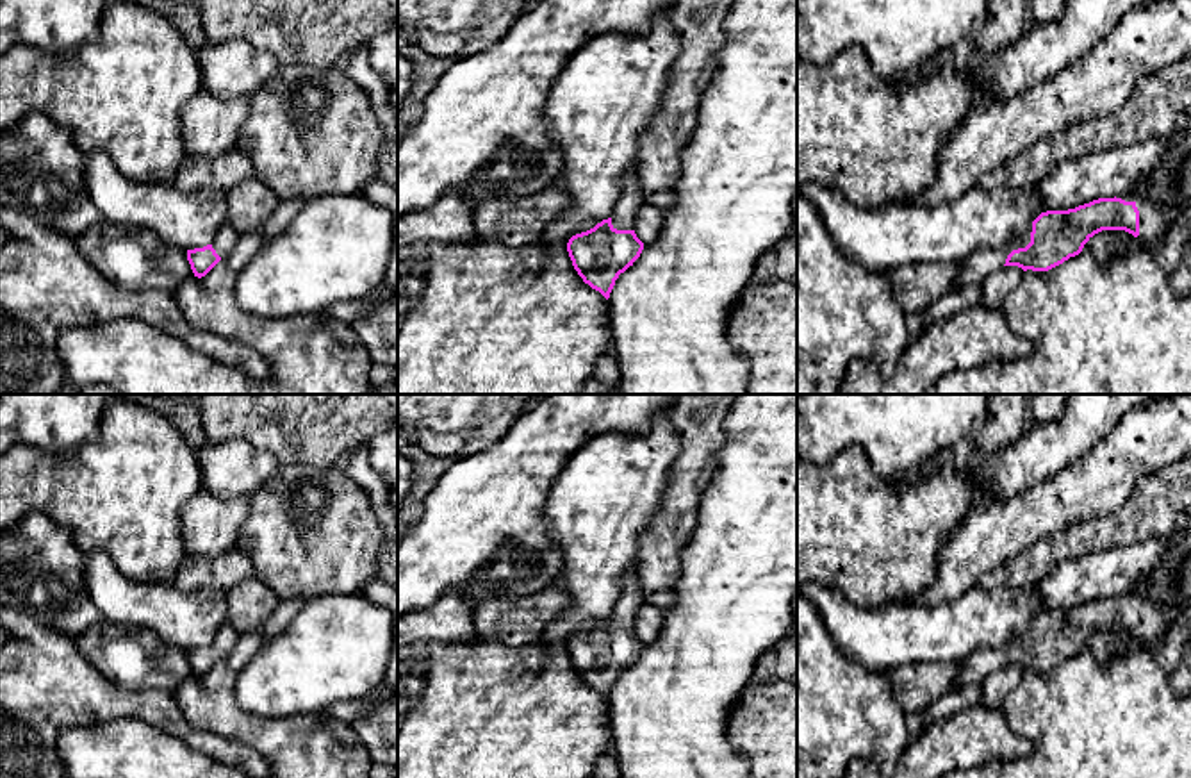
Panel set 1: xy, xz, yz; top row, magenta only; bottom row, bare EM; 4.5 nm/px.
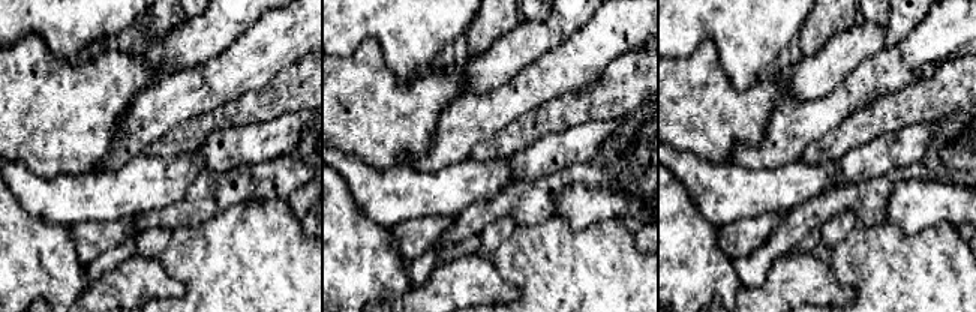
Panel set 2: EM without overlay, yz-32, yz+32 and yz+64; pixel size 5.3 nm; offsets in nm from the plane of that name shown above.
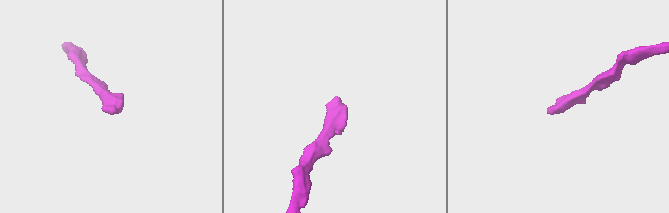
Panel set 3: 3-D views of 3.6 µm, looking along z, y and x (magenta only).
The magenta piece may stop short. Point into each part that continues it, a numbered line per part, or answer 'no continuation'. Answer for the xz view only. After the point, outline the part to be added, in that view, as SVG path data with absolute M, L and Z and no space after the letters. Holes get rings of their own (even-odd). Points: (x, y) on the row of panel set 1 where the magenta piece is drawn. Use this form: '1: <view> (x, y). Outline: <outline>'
1: xz (623, 215). Outline: M629 170L622 177L620 196L612 209L612 225L617 230L633 230L633 221L637 218L637 211L645 203L644 194L640 191L637 170Z

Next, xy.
1: xy (225, 240). Outline: M225 223L210 244L221 259L226 259L234 250L237 239L239 234L234 230L234 227L230 223Z

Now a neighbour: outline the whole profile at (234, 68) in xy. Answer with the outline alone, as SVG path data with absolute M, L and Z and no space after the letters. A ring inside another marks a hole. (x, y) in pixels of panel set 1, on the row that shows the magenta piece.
M242 39L207 41L196 55L203 89L221 100L250 100L280 70L275 55Z

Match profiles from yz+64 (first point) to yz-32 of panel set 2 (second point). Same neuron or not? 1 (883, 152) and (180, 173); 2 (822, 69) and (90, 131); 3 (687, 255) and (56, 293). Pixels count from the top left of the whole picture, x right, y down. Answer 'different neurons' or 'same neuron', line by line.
1: different neurons
2: different neurons
3: same neuron

